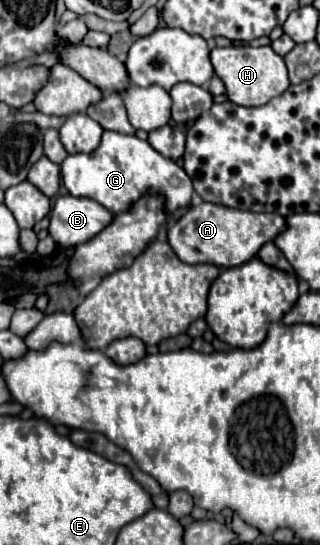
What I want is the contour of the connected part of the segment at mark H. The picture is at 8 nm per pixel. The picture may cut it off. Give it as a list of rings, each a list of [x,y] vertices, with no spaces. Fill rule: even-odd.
[[[227,46],[227,48],[213,48],[211,62],[215,66],[215,74],[223,80],[227,88],[227,96],[231,102],[239,106],[263,106],[271,98],[283,94],[289,88],[287,68],[279,54],[273,52],[271,46]]]

